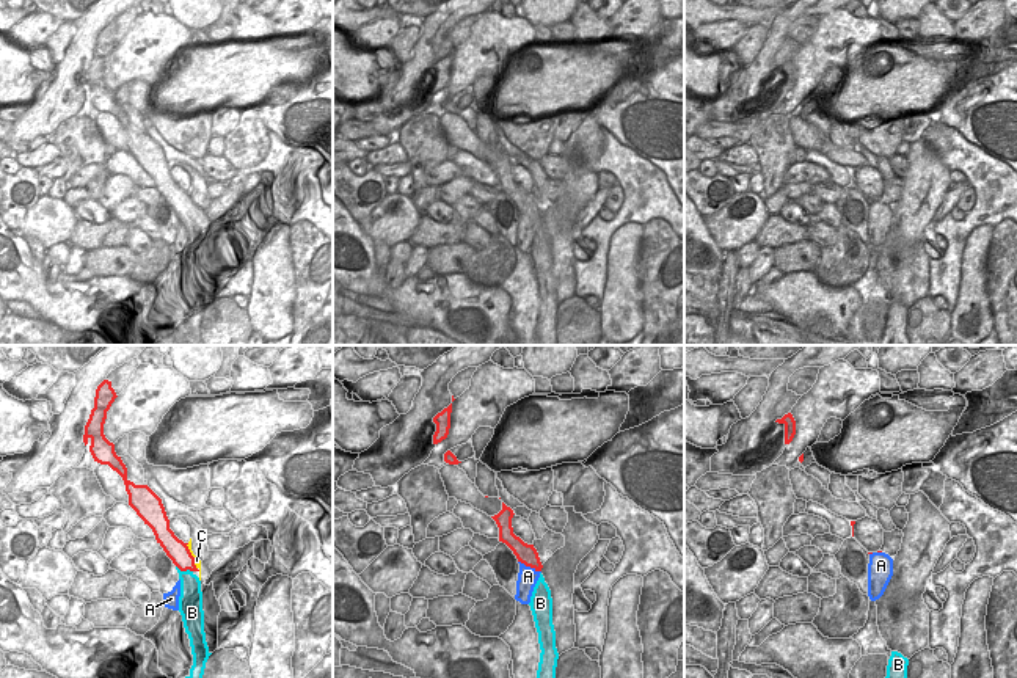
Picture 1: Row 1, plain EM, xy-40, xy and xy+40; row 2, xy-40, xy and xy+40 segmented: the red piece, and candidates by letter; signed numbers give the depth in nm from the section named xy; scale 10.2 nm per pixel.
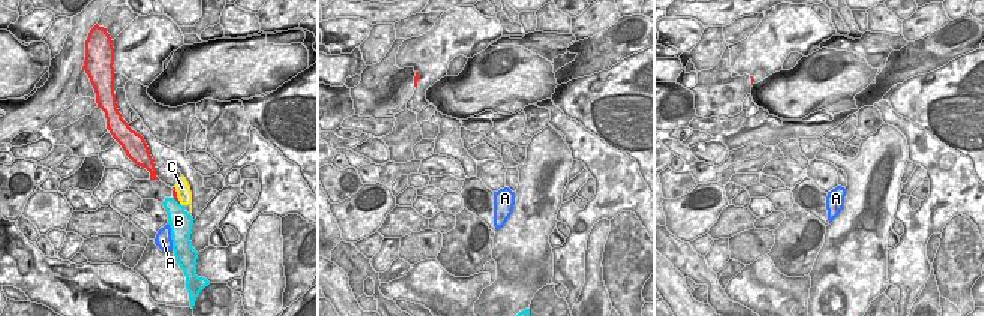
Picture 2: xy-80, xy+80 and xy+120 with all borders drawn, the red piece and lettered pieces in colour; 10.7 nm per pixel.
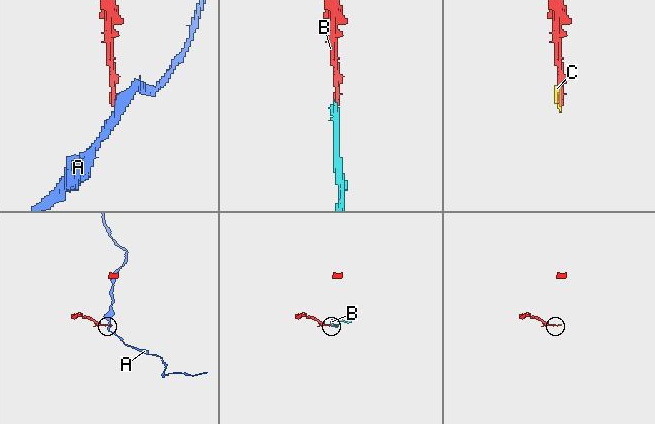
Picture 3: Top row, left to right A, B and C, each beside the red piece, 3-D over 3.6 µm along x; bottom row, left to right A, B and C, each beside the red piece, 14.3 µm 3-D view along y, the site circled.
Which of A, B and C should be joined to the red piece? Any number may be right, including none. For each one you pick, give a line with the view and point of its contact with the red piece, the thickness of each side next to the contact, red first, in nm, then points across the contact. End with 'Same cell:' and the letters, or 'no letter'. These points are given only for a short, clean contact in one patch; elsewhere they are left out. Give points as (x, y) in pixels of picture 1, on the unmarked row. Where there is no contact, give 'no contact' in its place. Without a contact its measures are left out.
B: meets red in xy-40 at (184, 218); 220 nm thick on the red side, 220 nm on the other
Same cell: B

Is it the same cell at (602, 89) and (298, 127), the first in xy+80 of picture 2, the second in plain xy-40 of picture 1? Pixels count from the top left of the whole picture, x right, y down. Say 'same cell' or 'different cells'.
same cell

